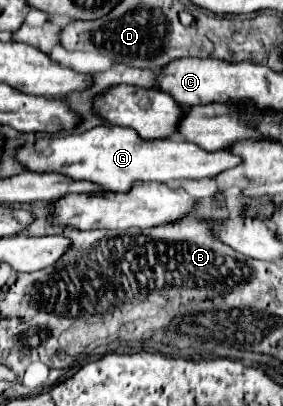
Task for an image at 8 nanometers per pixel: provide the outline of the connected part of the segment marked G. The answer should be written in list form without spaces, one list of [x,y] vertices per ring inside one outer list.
[[[94,127],[86,133],[72,133],[68,137],[50,137],[36,141],[34,149],[20,147],[16,153],[18,161],[26,163],[30,171],[56,171],[72,179],[86,179],[106,187],[108,191],[126,193],[136,181],[178,181],[178,179],[214,179],[226,169],[242,163],[238,155],[230,151],[206,151],[184,139],[142,139],[130,127]]]

